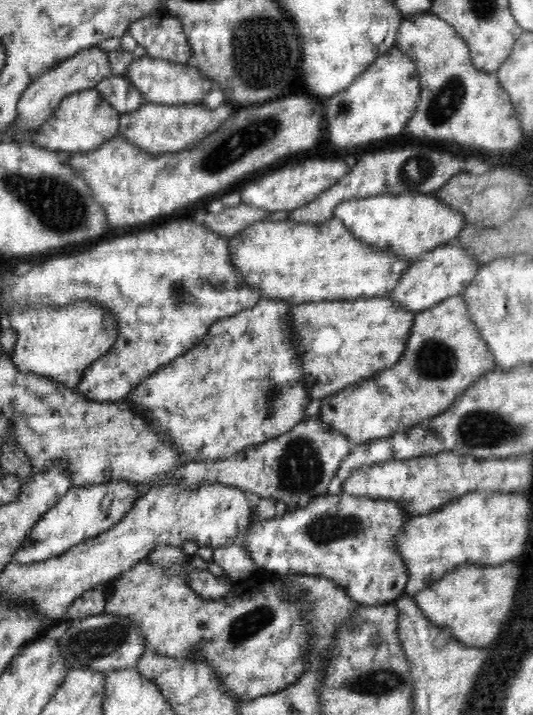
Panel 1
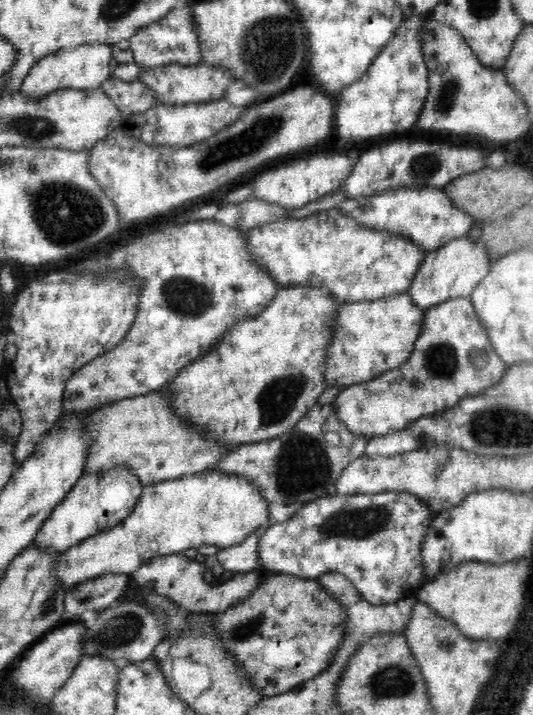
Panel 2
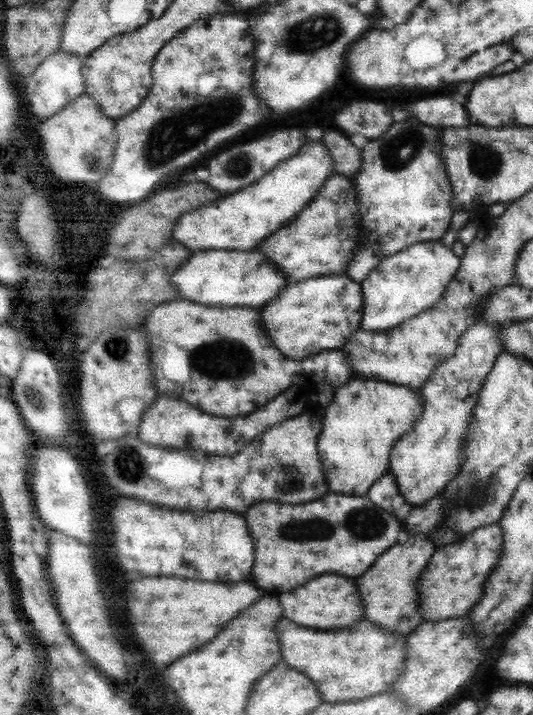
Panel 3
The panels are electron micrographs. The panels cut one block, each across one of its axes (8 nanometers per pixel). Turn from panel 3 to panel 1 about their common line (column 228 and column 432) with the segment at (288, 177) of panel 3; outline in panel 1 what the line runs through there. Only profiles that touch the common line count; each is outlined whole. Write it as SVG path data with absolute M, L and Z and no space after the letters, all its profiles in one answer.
M402 193L353 199L338 204L335 215L359 240L412 261L422 253L452 243L462 234L465 214L448 208L434 193Z

